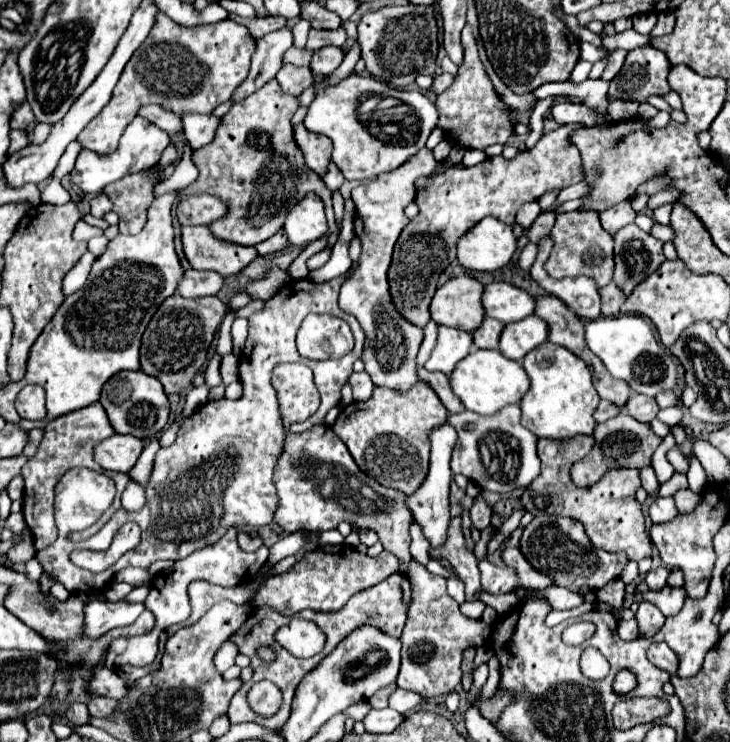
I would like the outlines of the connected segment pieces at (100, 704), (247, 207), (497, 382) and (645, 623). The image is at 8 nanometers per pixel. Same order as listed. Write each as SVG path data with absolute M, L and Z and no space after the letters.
M93 697L87 707L93 717L111 717L117 709L117 701L111 701L107 697Z
M271 79L267 85L263 85L259 91L255 91L241 103L235 103L221 117L215 141L211 141L211 145L205 145L203 149L193 151L191 159L195 163L195 167L199 169L199 179L195 183L191 183L185 191L181 191L181 197L183 197L183 193L203 193L205 191L205 193L215 193L215 197L223 197L223 201L227 201L227 205L229 205L227 217L223 221L215 221L215 225L211 225L211 233L215 237L219 237L223 241L239 243L239 245L257 245L257 243L273 237L283 227L285 217L291 211L291 207L311 191L323 199L327 217L333 223L331 191L327 189L327 185L315 171L307 169L303 153L293 139L291 117L297 111L297 107L299 107L299 97L285 93L279 87L279 83L275 79Z
M497 349L473 351L471 357L459 361L455 373L451 373L451 387L455 395L463 401L469 411L475 411L479 415L493 415L507 405L517 405L529 391L529 385L531 383L525 369L517 361L507 359Z
M647 601L639 603L635 617L639 625L639 637L653 637L663 627L663 621L665 621L665 615L653 603L647 603Z

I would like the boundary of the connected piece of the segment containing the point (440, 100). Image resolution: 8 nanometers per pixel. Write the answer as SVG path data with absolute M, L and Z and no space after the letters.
M465 25L463 41L465 41L465 61L459 67L455 83L451 85L451 89L447 89L445 93L437 97L439 127L447 131L457 145L467 147L467 149L487 149L493 143L505 145L507 139L513 135L513 125L509 119L511 109L501 101L491 79L487 77L483 69L477 45L473 43L477 39L473 35L471 25Z

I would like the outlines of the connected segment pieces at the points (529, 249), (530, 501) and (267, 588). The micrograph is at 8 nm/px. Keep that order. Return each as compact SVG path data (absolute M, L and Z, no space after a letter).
M529 243L529 245L519 253L519 267L521 267L523 271L529 271L531 265L533 265L533 261L535 261L535 257L537 257L537 245L535 245L535 243Z
M575 437L571 441L539 439L537 451L541 459L541 473L521 495L521 507L533 515L545 513L577 519L583 523L585 533L595 547L605 549L609 553L625 551L631 561L641 561L643 557L651 555L651 541L647 539L645 517L635 499L635 493L641 487L639 469L611 469L597 485L587 489L577 487L569 477L571 465L577 459L583 459L585 453L591 449L591 439L593 437Z
M345 543L323 545L323 547L317 547L315 551L307 553L303 557L303 561L299 561L287 573L271 577L261 587L261 591L253 599L251 607L253 609L255 607L271 607L287 617L291 617L303 609L333 613L333 611L339 611L355 593L381 583L397 569L399 569L399 559L393 553L383 551L377 557L369 557Z

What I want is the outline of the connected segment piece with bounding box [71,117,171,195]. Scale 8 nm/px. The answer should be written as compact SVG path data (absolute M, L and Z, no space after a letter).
M135 117L127 125L127 129L125 129L125 133L123 133L123 137L119 141L119 149L115 153L99 157L97 153L89 149L83 149L77 157L77 163L75 163L73 171L71 171L71 181L77 187L81 187L85 193L95 195L95 193L101 193L105 185L125 177L129 173L139 173L139 171L145 171L145 169L151 169L153 165L157 165L157 161L161 159L163 149L171 143L171 139L163 129L149 127L149 125L151 123L147 119Z

